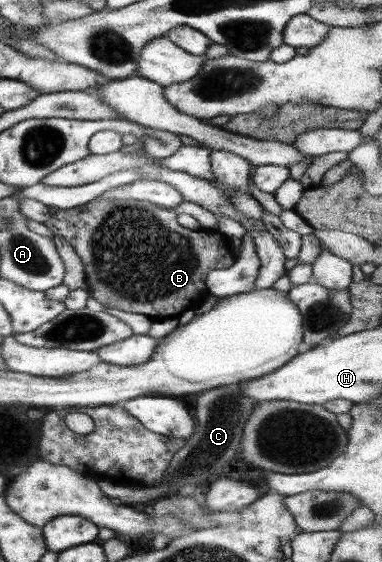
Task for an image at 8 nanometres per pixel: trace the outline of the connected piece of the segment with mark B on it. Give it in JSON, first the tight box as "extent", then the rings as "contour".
{"extent":[44,198,237,317],"contour":[[[95,198],[73,209],[49,206],[49,215],[49,220],[44,224],[55,233],[55,236],[69,242],[83,262],[90,297],[104,306],[126,313],[141,313],[151,317],[177,315],[189,309],[191,303],[197,303],[207,295],[205,283],[209,272],[231,267],[237,258],[230,253],[229,241],[223,234],[205,229],[191,231],[179,225],[175,210],[159,207],[149,201],[133,198]]]}

